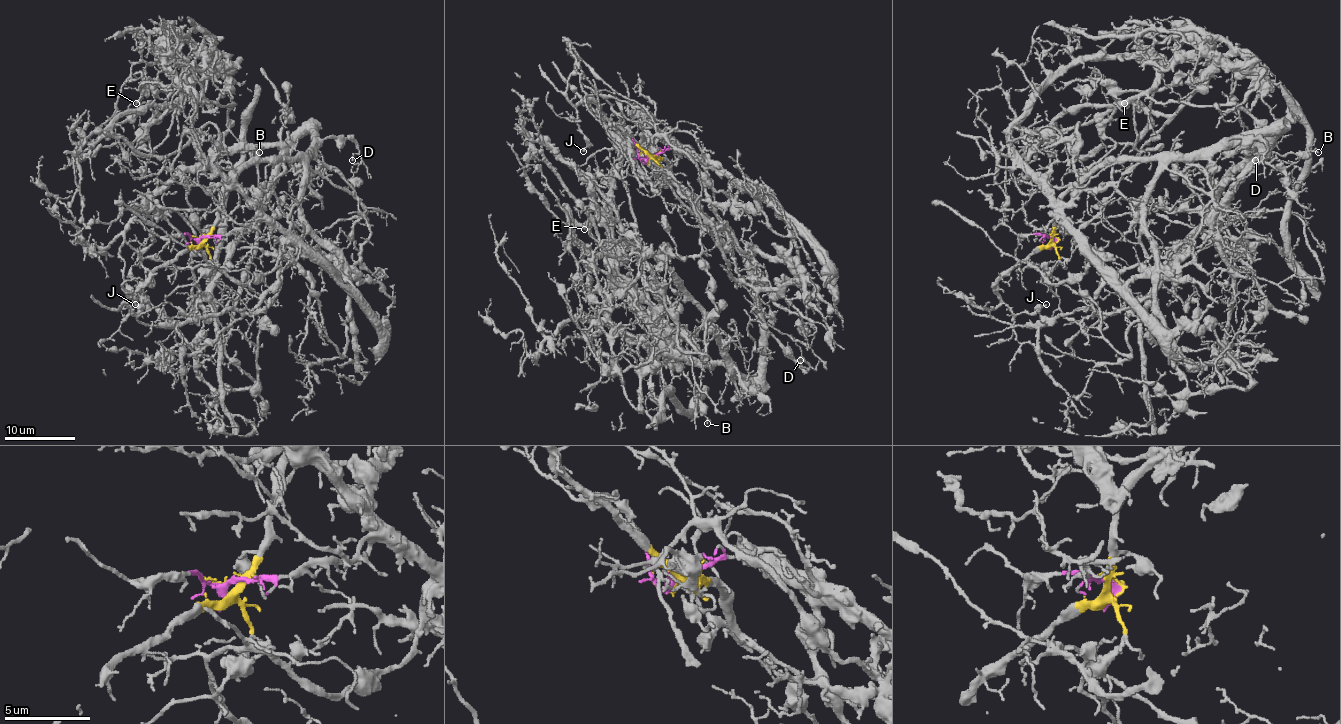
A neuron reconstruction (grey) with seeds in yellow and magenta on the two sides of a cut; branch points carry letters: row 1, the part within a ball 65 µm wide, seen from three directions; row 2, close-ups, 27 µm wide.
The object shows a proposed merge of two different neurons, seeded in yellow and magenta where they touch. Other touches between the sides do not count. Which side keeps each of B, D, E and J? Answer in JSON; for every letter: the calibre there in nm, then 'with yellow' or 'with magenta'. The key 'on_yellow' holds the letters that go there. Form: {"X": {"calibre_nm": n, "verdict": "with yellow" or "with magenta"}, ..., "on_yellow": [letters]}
{"B": {"calibre_nm": 150, "verdict": "with yellow"}, "D": {"calibre_nm": 110, "verdict": "with yellow"}, "E": {"calibre_nm": 100, "verdict": "with magenta"}, "J": {"calibre_nm": 130, "verdict": "with yellow"}, "on_yellow": ["B", "D", "J"]}

